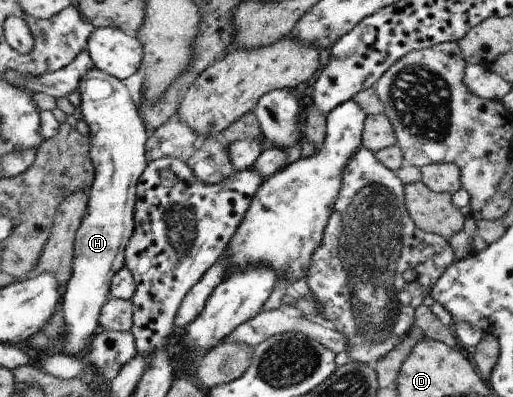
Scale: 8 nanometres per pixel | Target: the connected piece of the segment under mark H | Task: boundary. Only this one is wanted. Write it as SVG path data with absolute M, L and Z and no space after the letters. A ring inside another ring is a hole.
M96 67L90 68L80 80L78 92L80 112L92 144L89 157L96 168L96 176L88 192L88 212L77 230L73 277L62 296L63 317L69 326L62 352L74 357L78 357L78 352L86 346L86 340L92 340L92 334L98 328L98 316L112 295L113 277L125 266L125 250L136 226L137 185L148 168L145 152L149 138L140 110L119 78Z

